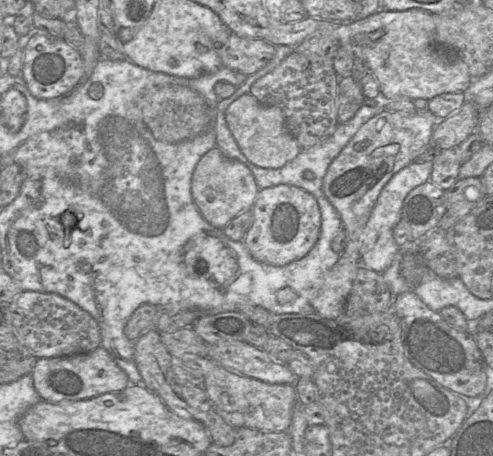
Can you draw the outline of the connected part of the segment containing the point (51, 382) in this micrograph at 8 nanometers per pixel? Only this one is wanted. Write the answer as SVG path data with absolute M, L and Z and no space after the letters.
M101 346L85 354L39 358L31 375L34 387L42 400L53 403L86 400L101 394L124 390L130 385L127 374Z

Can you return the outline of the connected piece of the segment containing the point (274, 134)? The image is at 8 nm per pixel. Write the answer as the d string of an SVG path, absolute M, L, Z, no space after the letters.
M249 92L238 97L227 107L225 119L241 152L256 166L280 168L301 151L300 145L286 126L283 111L277 106L261 104Z

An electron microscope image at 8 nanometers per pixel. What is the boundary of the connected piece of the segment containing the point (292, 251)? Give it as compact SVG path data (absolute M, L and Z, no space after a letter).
M280 184L259 189L252 211L253 222L243 244L250 255L261 263L284 266L304 257L318 241L320 208L315 197L302 188Z

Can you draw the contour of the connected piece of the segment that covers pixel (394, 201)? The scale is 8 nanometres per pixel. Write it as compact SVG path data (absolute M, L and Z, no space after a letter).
M432 161L412 162L397 172L383 187L359 237L361 266L382 274L391 265L400 250L393 238L393 229L402 219L403 202L414 188L430 180L432 167Z

